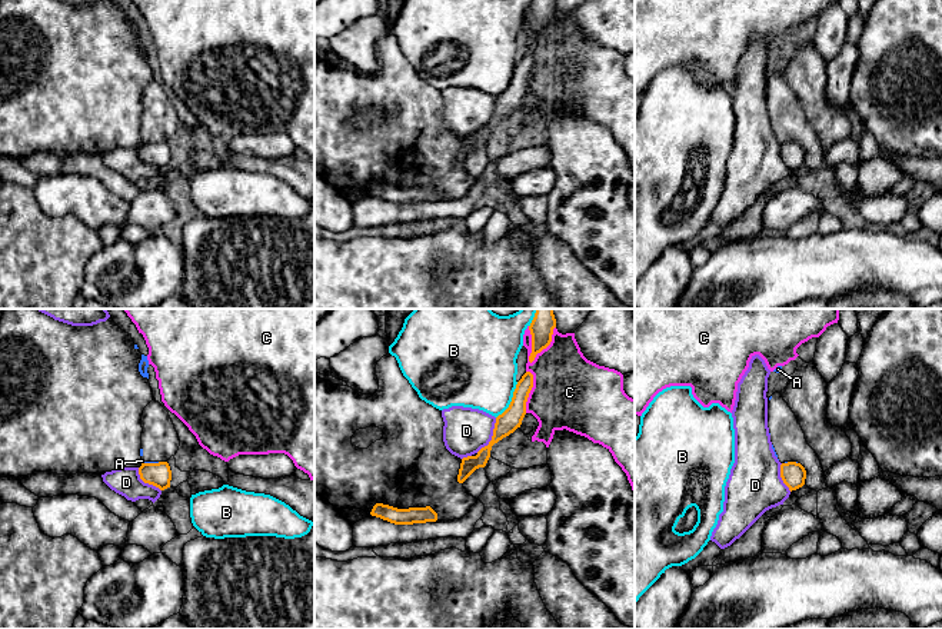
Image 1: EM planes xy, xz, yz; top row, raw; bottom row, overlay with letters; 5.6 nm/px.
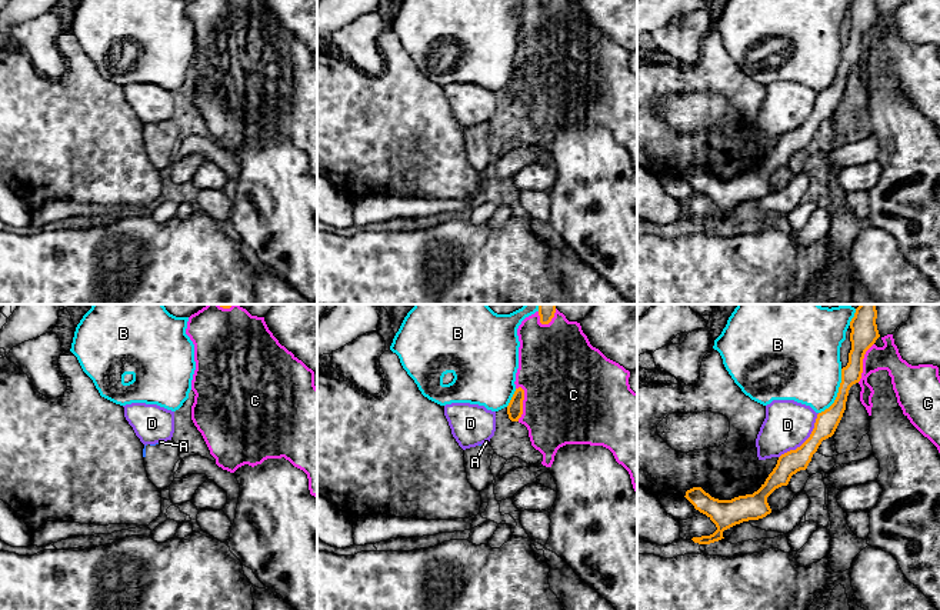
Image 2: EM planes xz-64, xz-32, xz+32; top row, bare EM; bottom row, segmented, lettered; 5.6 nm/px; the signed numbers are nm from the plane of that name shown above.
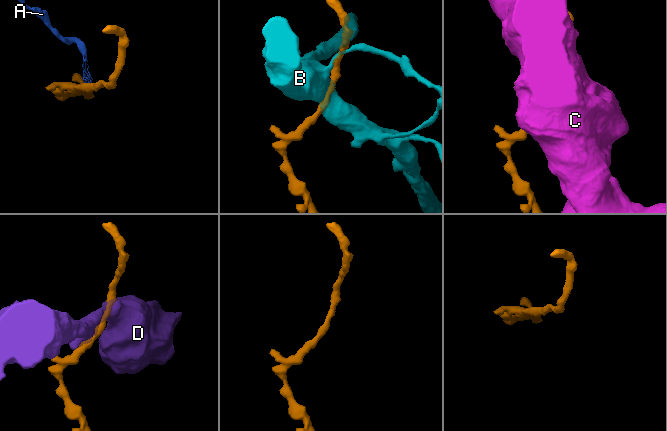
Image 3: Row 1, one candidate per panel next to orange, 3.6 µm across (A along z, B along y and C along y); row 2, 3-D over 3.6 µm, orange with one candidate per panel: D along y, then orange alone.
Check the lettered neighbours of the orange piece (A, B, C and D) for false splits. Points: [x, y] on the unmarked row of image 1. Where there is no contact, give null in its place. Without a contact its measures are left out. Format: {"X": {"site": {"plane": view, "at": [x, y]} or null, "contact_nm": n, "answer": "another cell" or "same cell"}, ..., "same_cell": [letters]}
{"A": {"site": {"plane": "xy", "at": [150, 143]}, "contact_nm": 100, "answer": "another cell"}, "B": {"site": {"plane": "xz", "at": [512, 80]}, "contact_nm": 240, "answer": "another cell"}, "C": {"site": {"plane": "xz", "at": [546, 26]}, "contact_nm": 260, "answer": "another cell"}, "D": {"site": {"plane": "xz", "at": [492, 116]}, "contact_nm": 240, "answer": "another cell"}, "same_cell": []}

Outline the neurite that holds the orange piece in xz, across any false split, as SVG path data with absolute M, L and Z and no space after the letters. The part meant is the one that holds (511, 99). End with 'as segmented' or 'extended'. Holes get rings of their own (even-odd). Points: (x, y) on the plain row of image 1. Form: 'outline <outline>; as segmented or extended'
outline M526 51L516 64L509 87L496 97L493 116L489 124L482 127L476 136L462 139L457 154L459 163L463 163L476 149L485 147L490 137L492 126L520 107L526 94L526 81L532 67L533 54Z; as segmented

